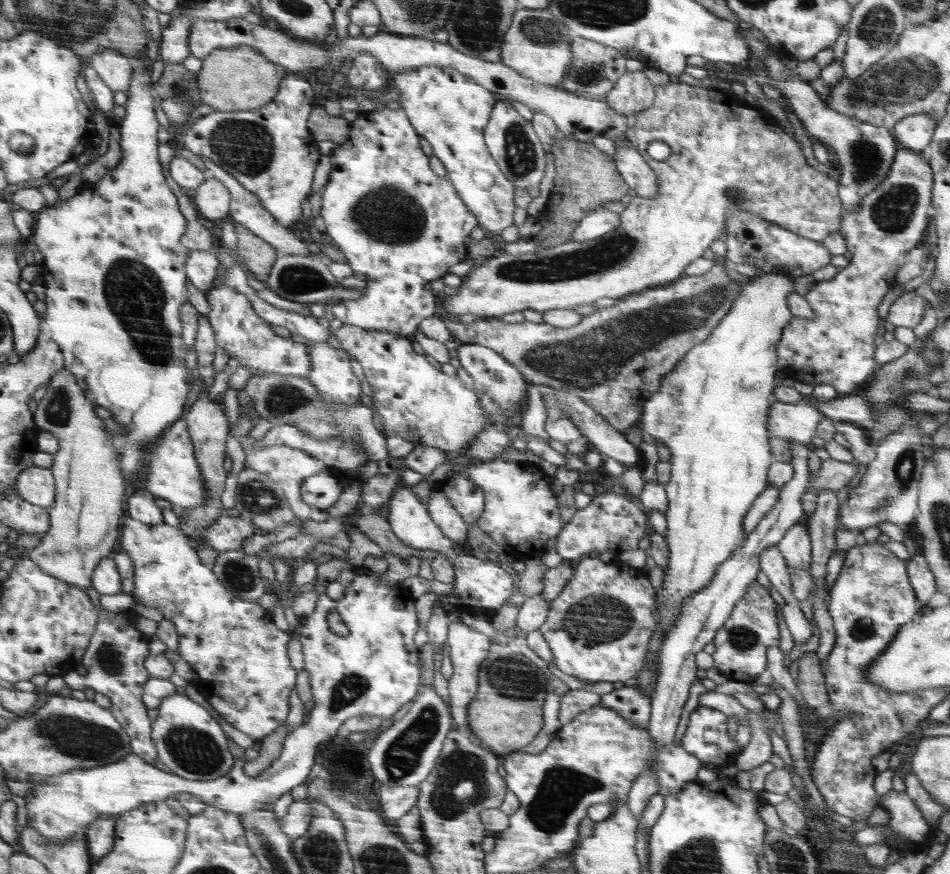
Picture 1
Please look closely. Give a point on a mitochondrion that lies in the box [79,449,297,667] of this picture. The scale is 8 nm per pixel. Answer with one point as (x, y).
(255, 495)

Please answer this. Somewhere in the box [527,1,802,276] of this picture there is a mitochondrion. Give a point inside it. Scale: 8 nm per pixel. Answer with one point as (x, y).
(592, 75)

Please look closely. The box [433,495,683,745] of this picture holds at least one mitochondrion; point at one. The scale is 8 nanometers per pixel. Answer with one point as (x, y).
(593, 620)

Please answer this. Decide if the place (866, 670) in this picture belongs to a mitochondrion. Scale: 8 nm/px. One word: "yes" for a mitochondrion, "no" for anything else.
no

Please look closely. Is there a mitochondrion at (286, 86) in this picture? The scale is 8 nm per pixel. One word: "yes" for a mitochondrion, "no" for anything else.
no

